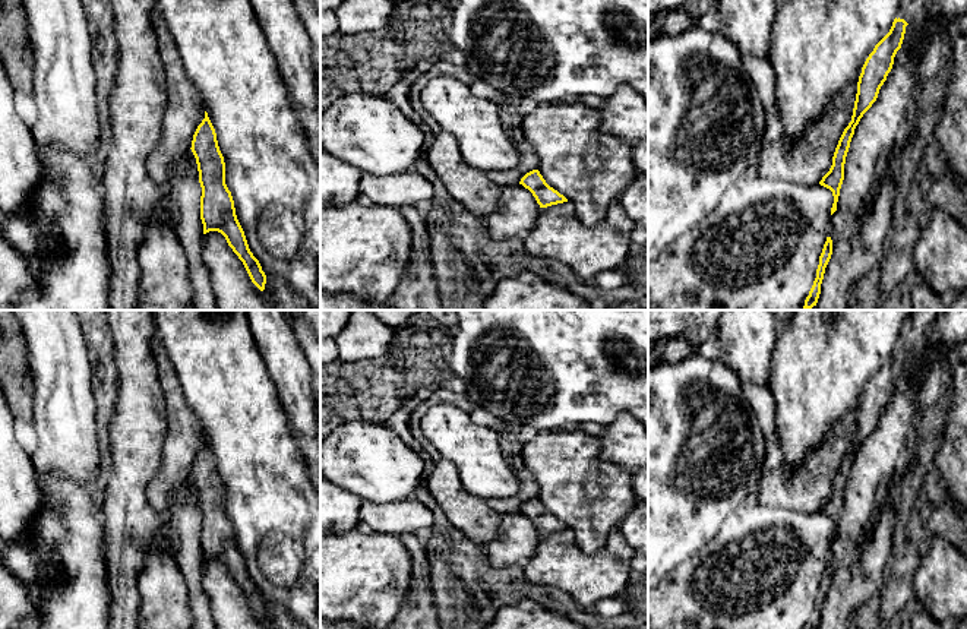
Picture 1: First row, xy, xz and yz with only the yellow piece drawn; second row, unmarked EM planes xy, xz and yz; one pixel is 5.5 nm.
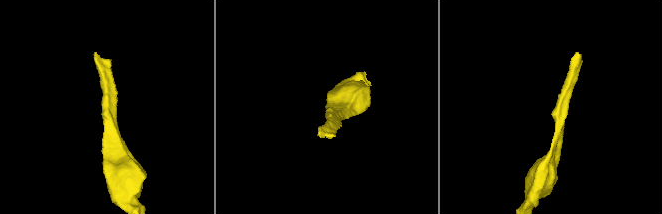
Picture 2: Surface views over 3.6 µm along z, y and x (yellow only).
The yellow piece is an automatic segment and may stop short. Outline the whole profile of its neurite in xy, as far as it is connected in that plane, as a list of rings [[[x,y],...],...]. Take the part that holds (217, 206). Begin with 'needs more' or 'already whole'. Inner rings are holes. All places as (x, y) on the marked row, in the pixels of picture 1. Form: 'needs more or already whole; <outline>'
needs more; [[[152,10],[152,26],[158,53],[165,69],[168,105],[162,121],[158,146],[149,154],[146,168],[151,178],[164,190],[170,186],[170,167],[193,152],[199,171],[200,219],[203,234],[221,233],[233,252],[243,262],[252,282],[265,290],[266,275],[249,249],[244,231],[237,219],[231,192],[225,184],[225,162],[219,151],[215,129],[203,107],[203,99],[190,80],[174,38],[161,13]]]

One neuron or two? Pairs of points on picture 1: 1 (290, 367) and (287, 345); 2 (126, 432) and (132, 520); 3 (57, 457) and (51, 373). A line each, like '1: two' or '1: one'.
1: one
2: one
3: one

